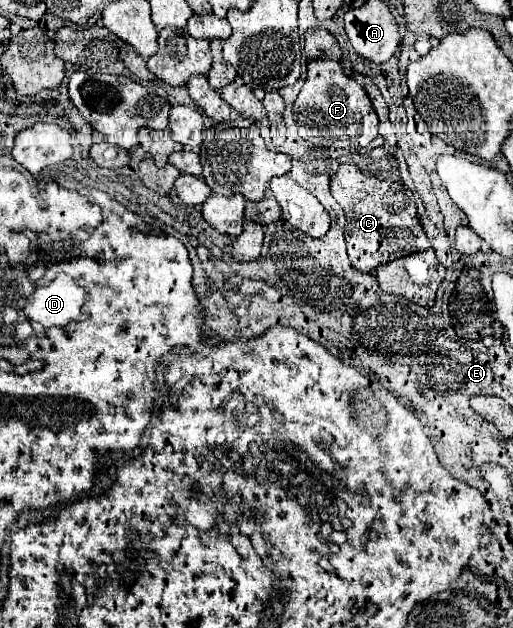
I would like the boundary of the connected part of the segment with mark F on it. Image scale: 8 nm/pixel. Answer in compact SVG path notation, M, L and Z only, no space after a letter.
M311 60L309 62L305 84L293 104L293 118L299 128L299 136L303 140L315 146L325 146L325 148L365 148L369 142L375 140L377 122L379 122L367 92L351 76L345 76L343 68L335 60Z

